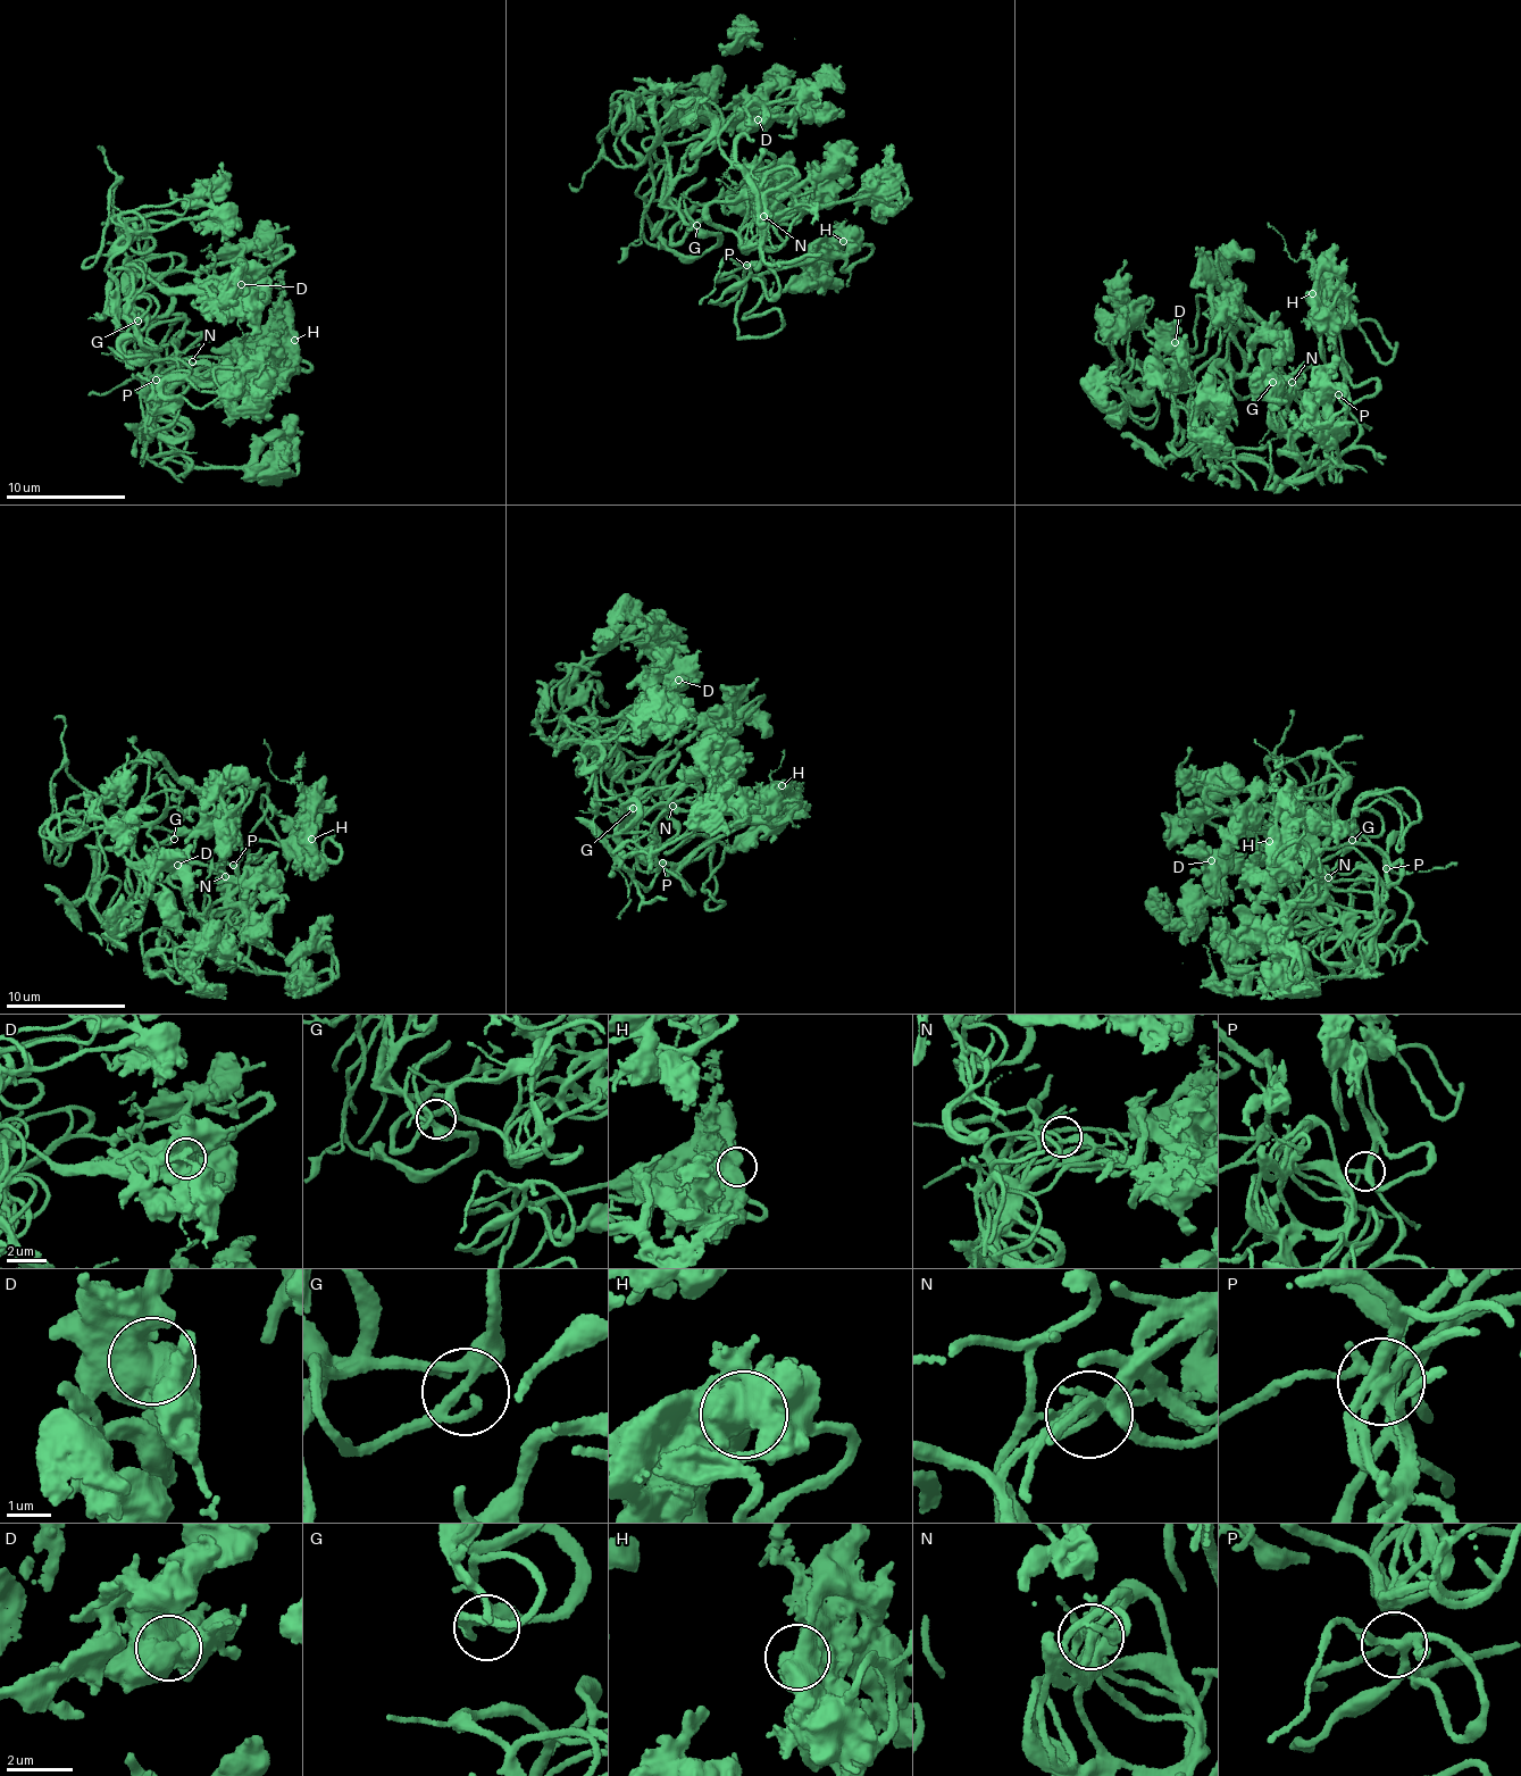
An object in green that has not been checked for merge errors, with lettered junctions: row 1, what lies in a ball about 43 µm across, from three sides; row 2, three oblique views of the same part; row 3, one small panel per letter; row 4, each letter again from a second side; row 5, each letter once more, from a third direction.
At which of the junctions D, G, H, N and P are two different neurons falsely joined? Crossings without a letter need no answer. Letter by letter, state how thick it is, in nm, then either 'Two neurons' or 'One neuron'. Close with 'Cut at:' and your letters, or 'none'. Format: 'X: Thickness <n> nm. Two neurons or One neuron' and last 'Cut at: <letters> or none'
D: Thickness 1050 nm. One neuron
G: Thickness 260 nm. One neuron
H: Thickness 700 nm. One neuron
N: Thickness 220 nm. One neuron
P: Thickness 240 nm. One neuron
Cut at: none

